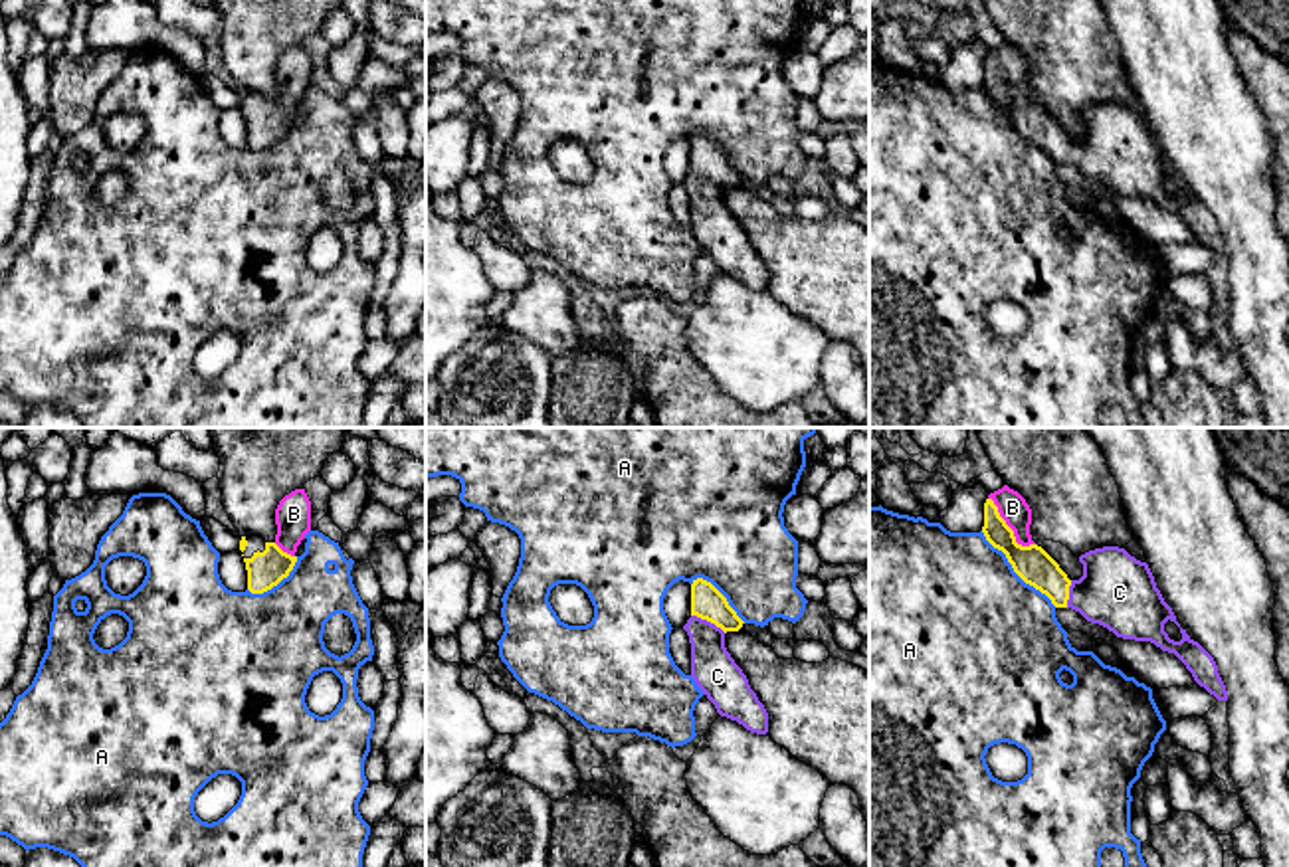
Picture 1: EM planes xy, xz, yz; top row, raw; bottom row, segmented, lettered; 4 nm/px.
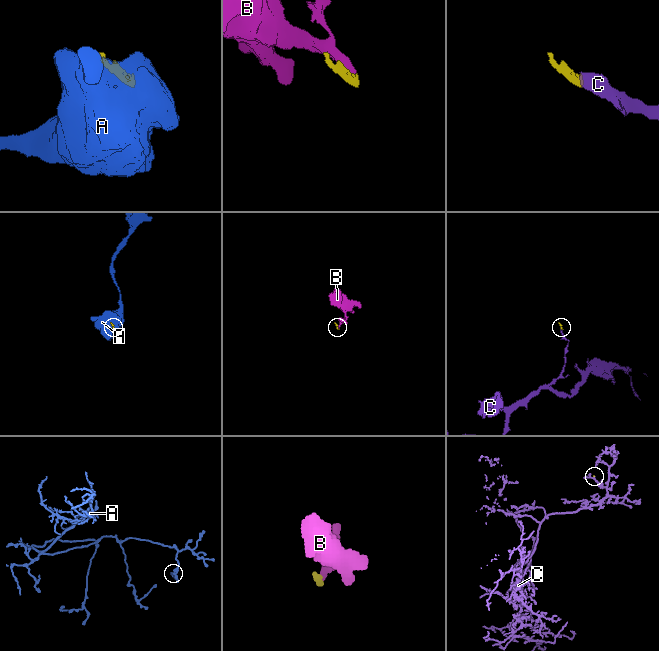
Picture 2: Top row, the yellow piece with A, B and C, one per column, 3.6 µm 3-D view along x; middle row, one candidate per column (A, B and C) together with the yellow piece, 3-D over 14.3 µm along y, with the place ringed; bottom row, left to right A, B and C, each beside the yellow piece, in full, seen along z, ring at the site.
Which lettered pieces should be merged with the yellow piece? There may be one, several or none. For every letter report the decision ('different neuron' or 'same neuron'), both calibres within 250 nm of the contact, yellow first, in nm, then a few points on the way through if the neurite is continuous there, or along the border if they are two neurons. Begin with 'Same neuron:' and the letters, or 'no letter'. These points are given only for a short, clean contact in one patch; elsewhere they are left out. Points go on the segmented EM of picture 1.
Same neuron: B, C
A: different neuron; 150 nm thick on the yellow side, 500 nm on the other
B: same neuron; 150 nm thick on the yellow side, 120 nm on the other; runs through yz (1032, 563), (1016, 545), (1010, 529), (1012, 507)
C: same neuron; 140 nm thick on the yellow side, 180 nm on the other; runs through xz (707, 602), (709, 620), (709, 662), (717, 675)

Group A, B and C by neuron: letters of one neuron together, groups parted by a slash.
A / B C

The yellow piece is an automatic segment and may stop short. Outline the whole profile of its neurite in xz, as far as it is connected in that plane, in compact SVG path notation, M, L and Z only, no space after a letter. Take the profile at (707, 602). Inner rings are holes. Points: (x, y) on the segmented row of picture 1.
M693 580L691 618L683 626L691 643L691 677L721 717L766 734L768 713L725 647L725 633L739 631L743 624L711 582Z

